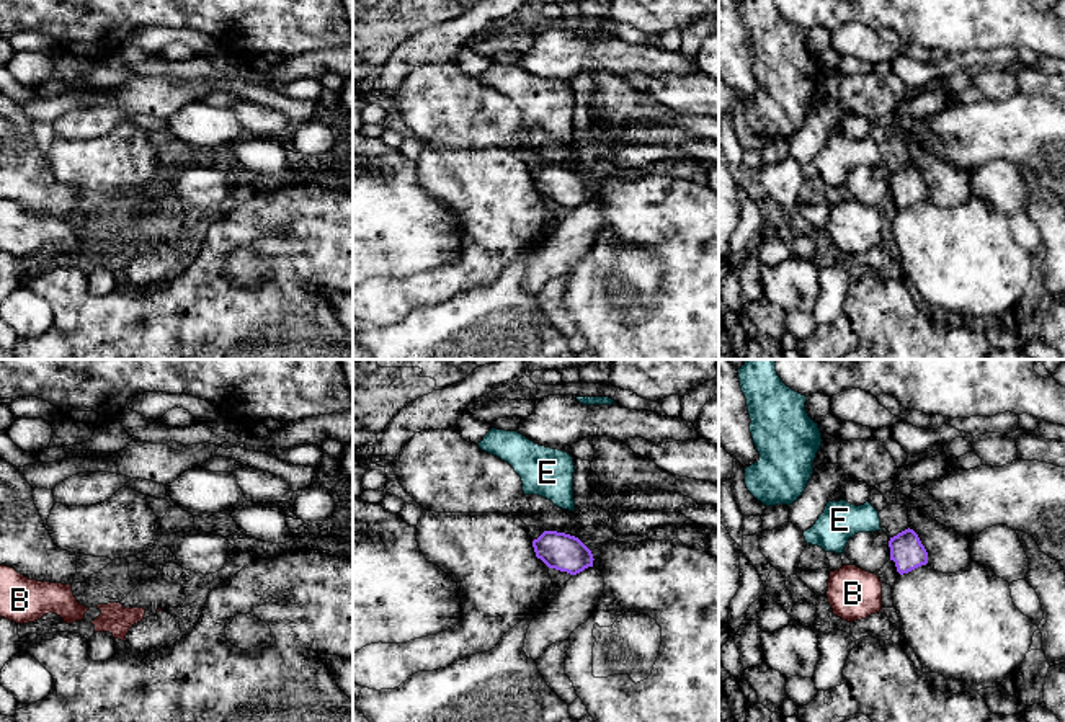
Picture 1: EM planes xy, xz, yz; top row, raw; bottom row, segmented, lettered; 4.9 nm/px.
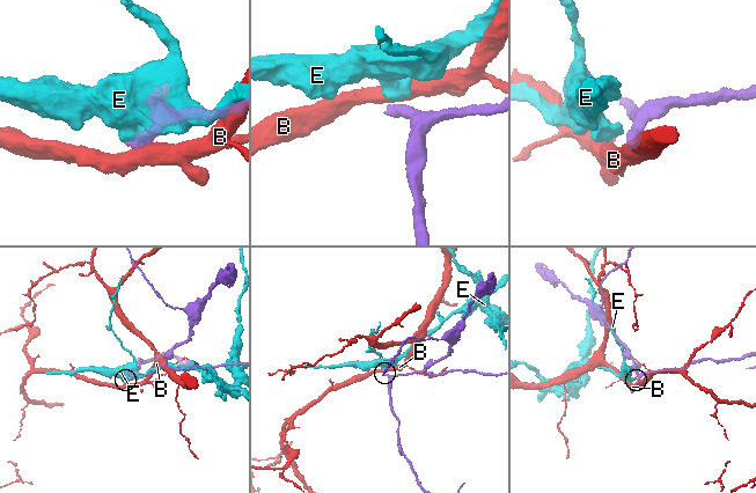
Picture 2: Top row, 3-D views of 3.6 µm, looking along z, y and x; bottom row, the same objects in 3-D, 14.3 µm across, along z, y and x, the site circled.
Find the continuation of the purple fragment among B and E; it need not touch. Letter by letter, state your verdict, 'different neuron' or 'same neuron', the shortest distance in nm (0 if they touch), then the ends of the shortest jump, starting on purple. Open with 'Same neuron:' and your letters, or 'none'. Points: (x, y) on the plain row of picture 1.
Same neuron: none
B: different neuron; 100 nm apart; from purple across yz (897, 205), (879, 213)
E: different neuron; 70 nm apart; from purple across yz (891, 172), (881, 162)

